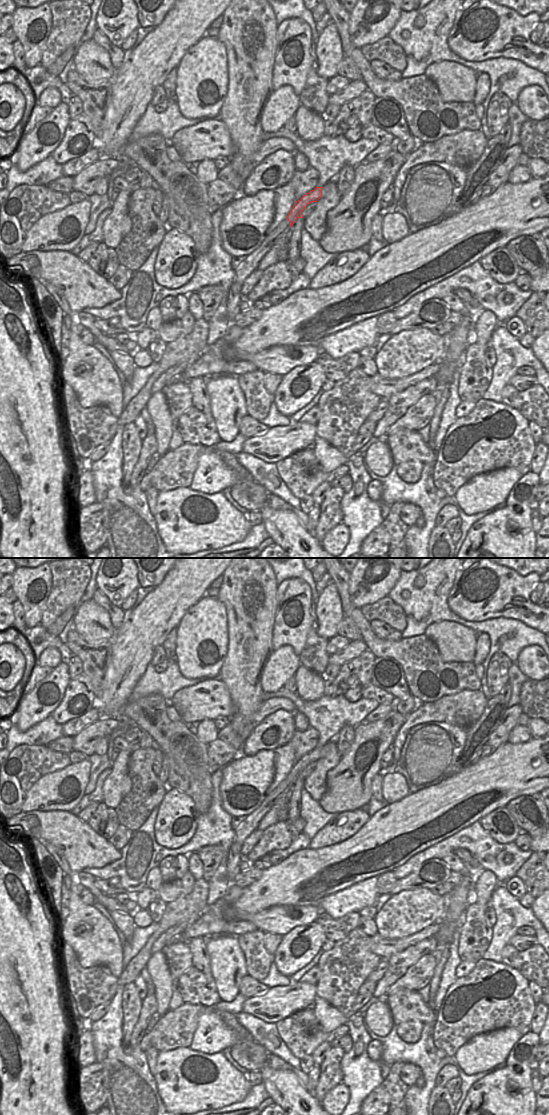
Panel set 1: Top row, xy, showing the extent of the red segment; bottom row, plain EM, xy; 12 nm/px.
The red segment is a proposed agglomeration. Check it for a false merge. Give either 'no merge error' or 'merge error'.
merge error

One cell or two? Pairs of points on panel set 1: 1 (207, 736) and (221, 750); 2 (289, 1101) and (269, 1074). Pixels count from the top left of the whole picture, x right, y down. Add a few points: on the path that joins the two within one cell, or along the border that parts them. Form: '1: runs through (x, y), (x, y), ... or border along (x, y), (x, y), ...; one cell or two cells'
1: border along (219, 730), (218, 736), (207, 744); two cells
2: runs through (288, 1094), (275, 1081); one cell

